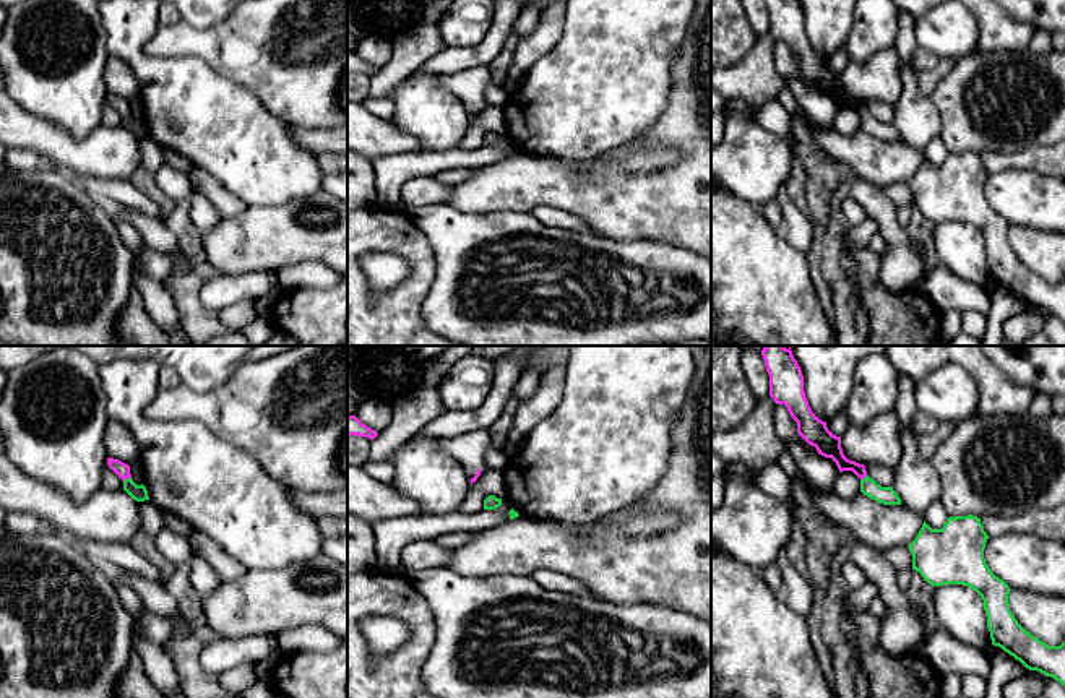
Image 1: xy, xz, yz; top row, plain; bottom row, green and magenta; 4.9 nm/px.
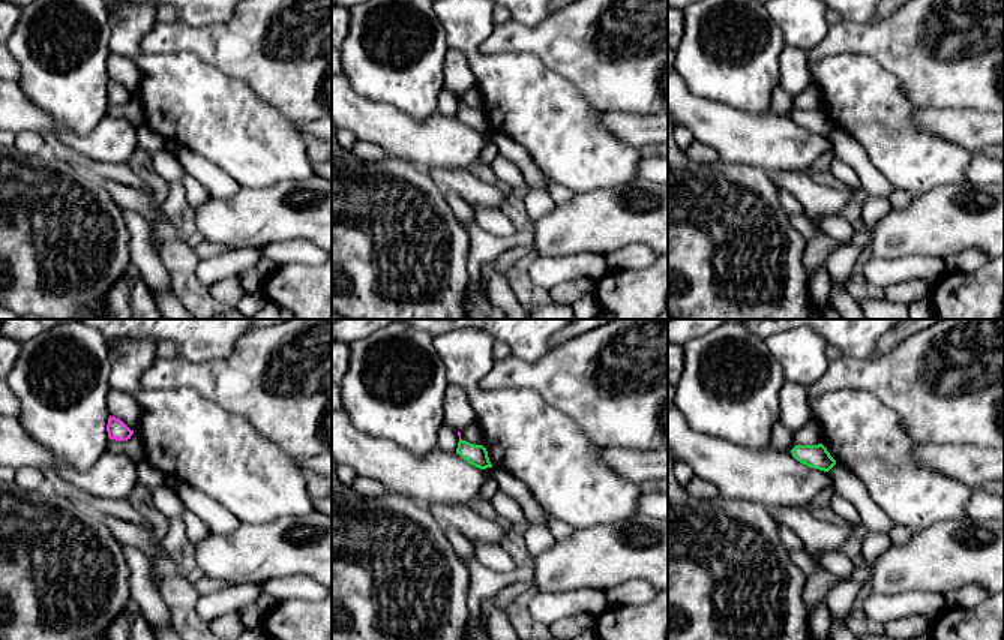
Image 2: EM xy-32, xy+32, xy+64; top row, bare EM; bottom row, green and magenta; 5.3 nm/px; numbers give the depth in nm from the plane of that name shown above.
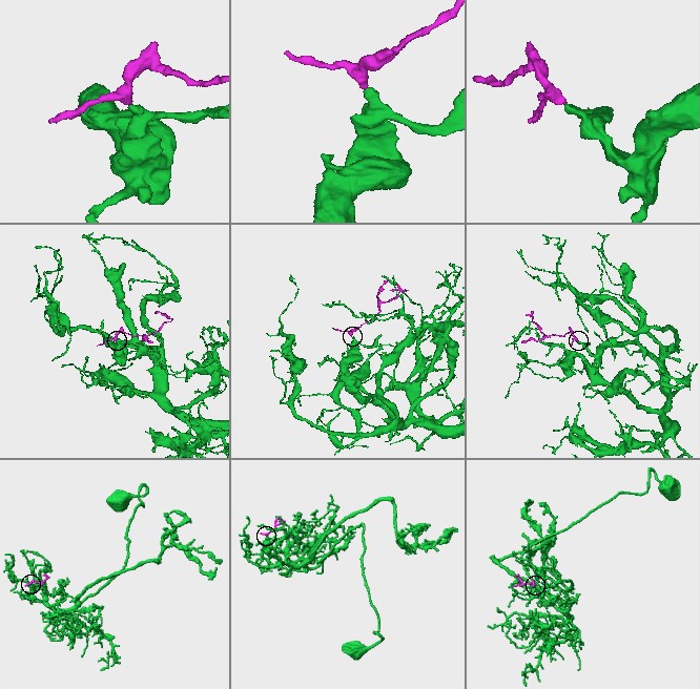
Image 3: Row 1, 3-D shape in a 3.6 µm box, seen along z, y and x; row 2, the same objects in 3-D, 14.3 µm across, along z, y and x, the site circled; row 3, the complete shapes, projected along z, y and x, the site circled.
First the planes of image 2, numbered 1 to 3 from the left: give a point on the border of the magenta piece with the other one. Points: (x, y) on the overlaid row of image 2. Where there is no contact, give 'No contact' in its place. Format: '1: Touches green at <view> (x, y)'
1: No contact
2: No contact
3: No contact

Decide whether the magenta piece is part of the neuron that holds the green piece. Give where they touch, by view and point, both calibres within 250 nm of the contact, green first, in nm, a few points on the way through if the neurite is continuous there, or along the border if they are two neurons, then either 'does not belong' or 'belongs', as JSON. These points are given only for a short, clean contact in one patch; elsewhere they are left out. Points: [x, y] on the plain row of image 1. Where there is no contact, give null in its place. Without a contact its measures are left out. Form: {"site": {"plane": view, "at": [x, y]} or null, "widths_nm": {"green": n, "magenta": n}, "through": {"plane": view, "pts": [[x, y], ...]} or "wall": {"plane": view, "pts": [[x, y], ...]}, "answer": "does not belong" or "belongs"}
{"site": {"plane": "xy", "at": [127, 116]}, "widths_nm": {"green": 80, "magenta": 70}, "through": {"plane": "xy", "pts": [[137, 129], [127, 116], [122, 106]]}, "answer": "belongs"}

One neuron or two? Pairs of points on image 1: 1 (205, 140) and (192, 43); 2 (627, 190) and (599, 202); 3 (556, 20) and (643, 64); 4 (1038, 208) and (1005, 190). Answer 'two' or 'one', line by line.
1: two
2: one
3: two
4: one

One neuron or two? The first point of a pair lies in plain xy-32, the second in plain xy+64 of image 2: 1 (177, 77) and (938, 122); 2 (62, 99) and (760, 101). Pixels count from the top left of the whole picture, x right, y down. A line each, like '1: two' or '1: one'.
1: two
2: one

